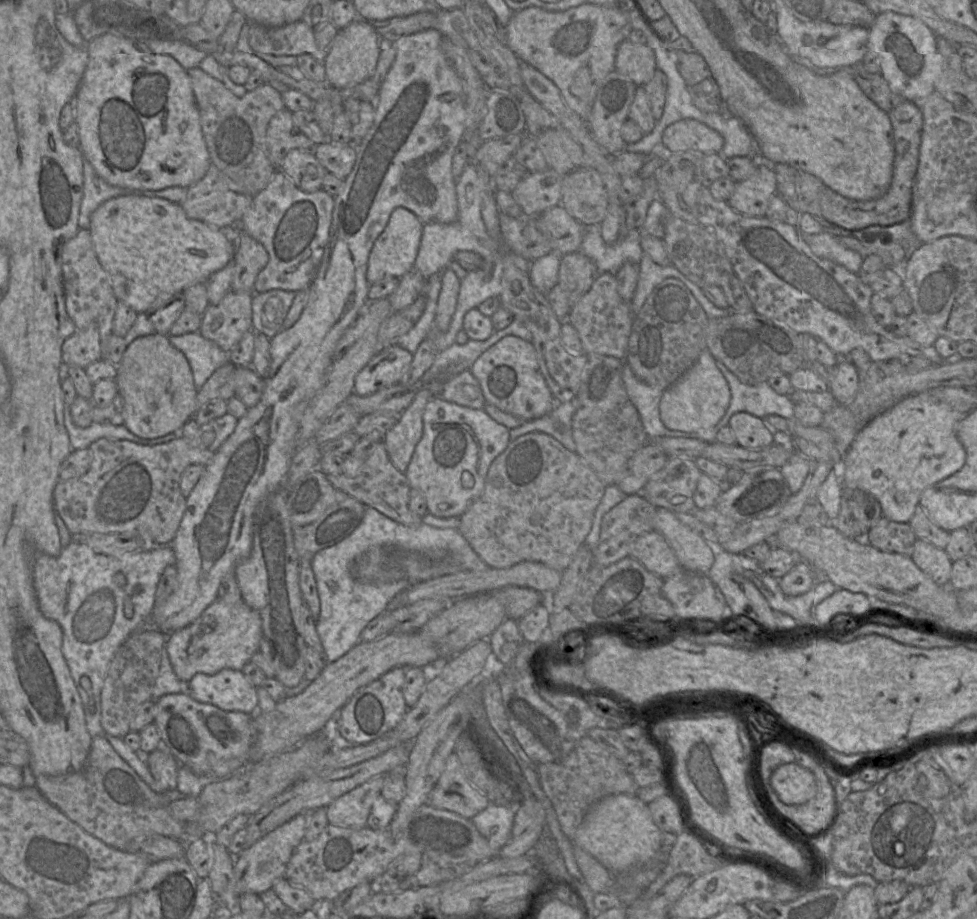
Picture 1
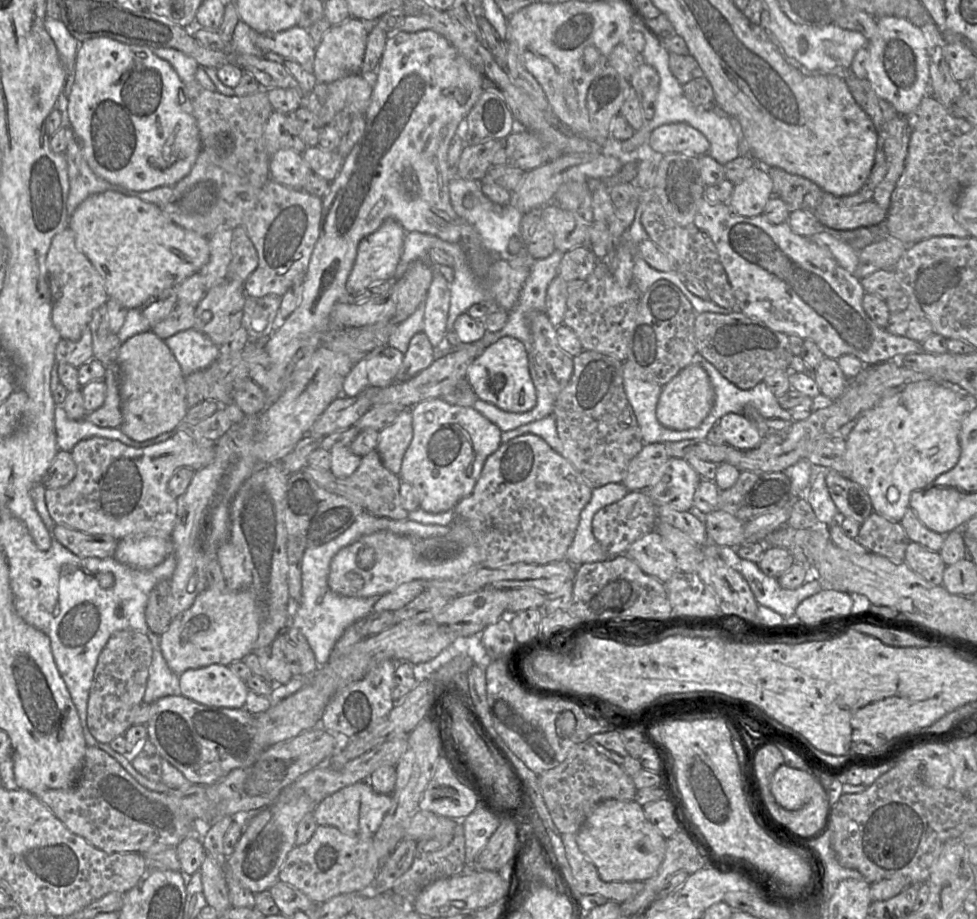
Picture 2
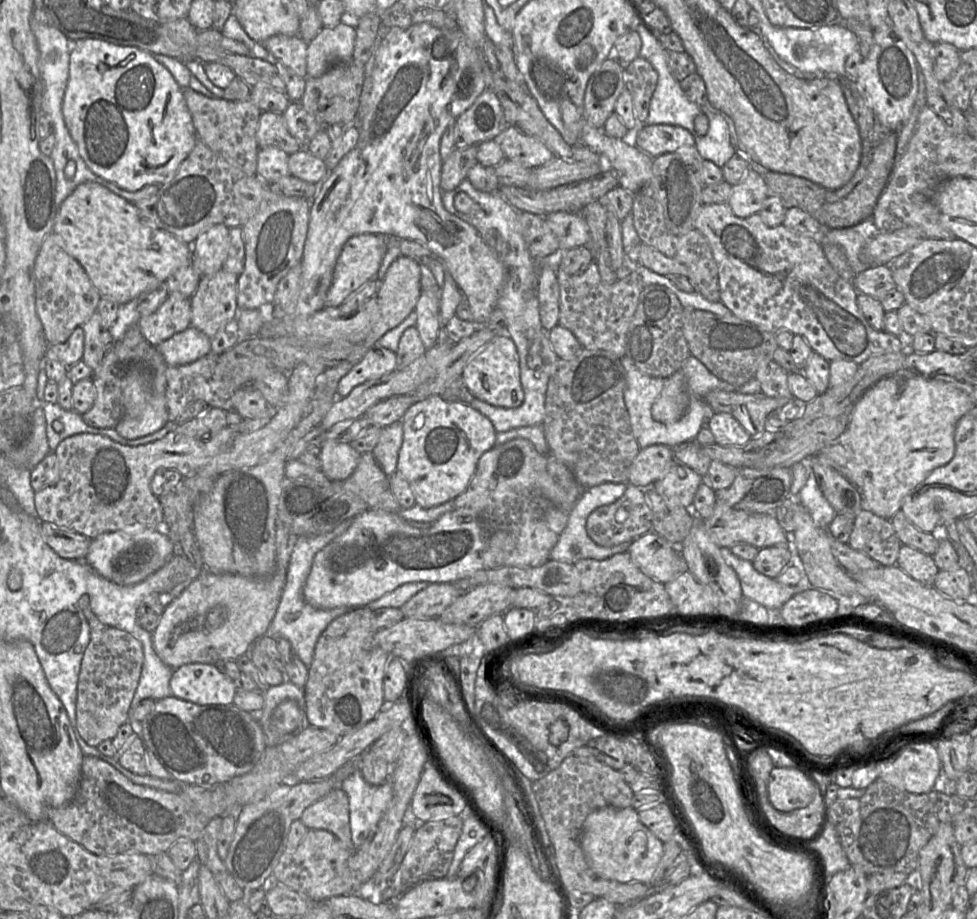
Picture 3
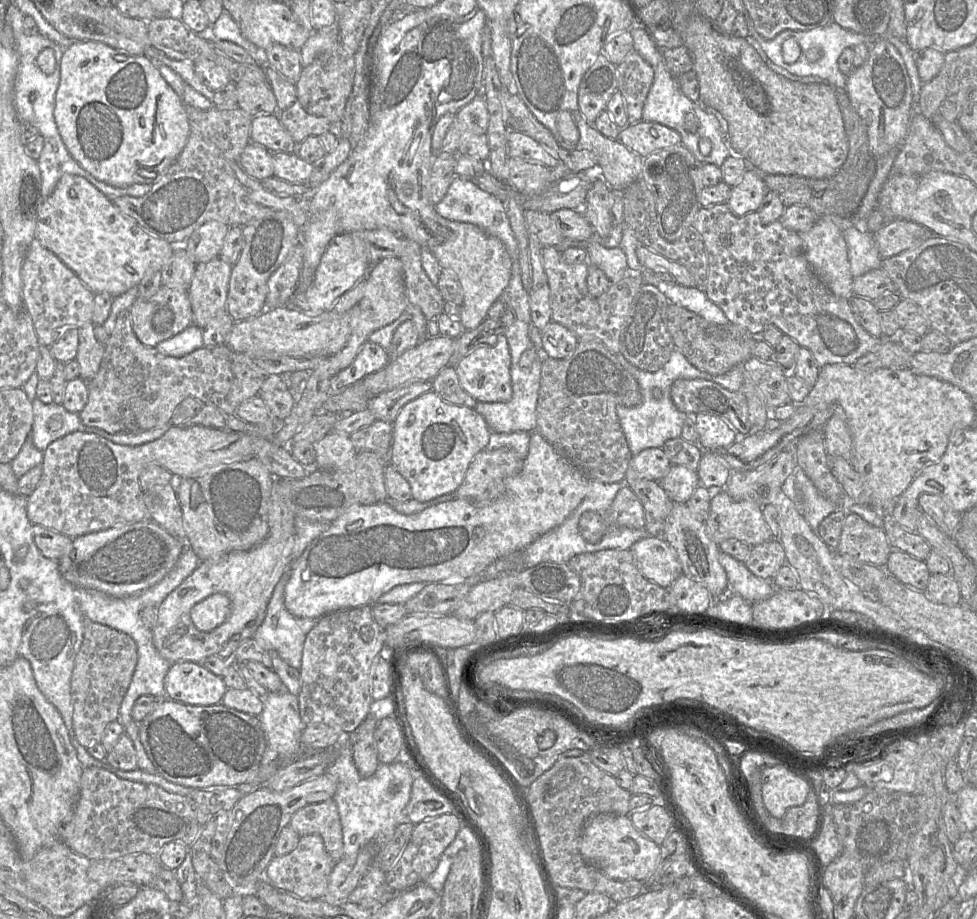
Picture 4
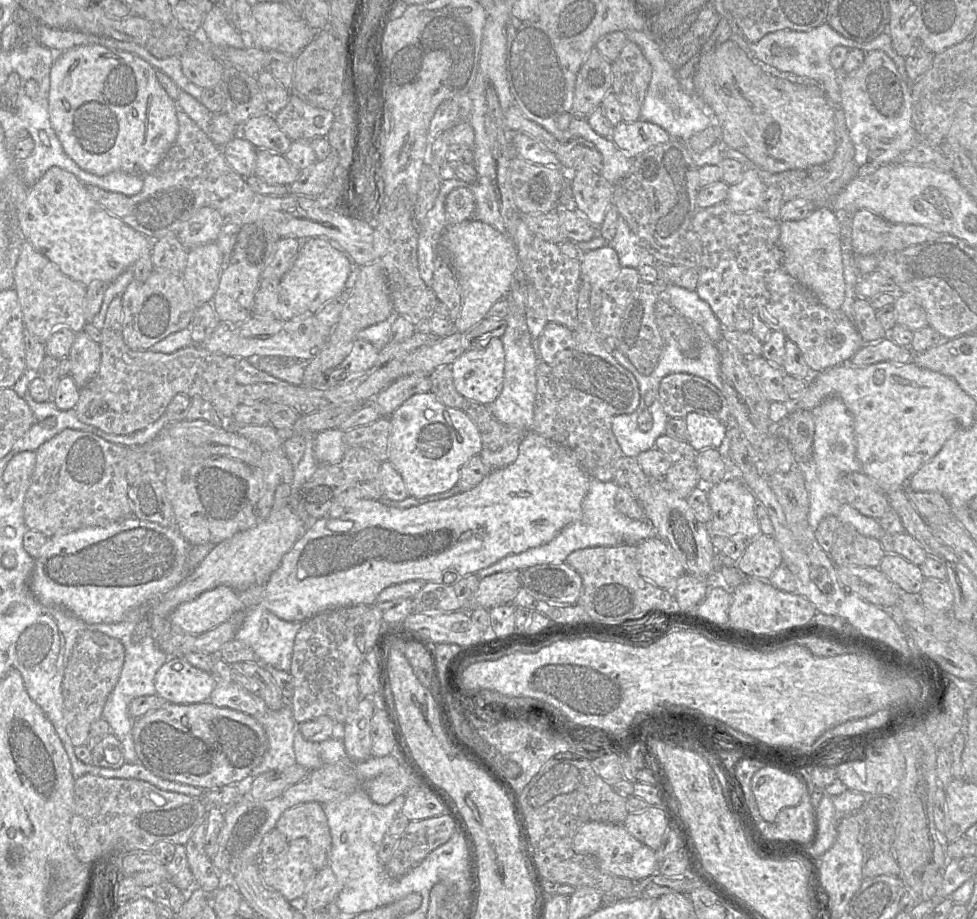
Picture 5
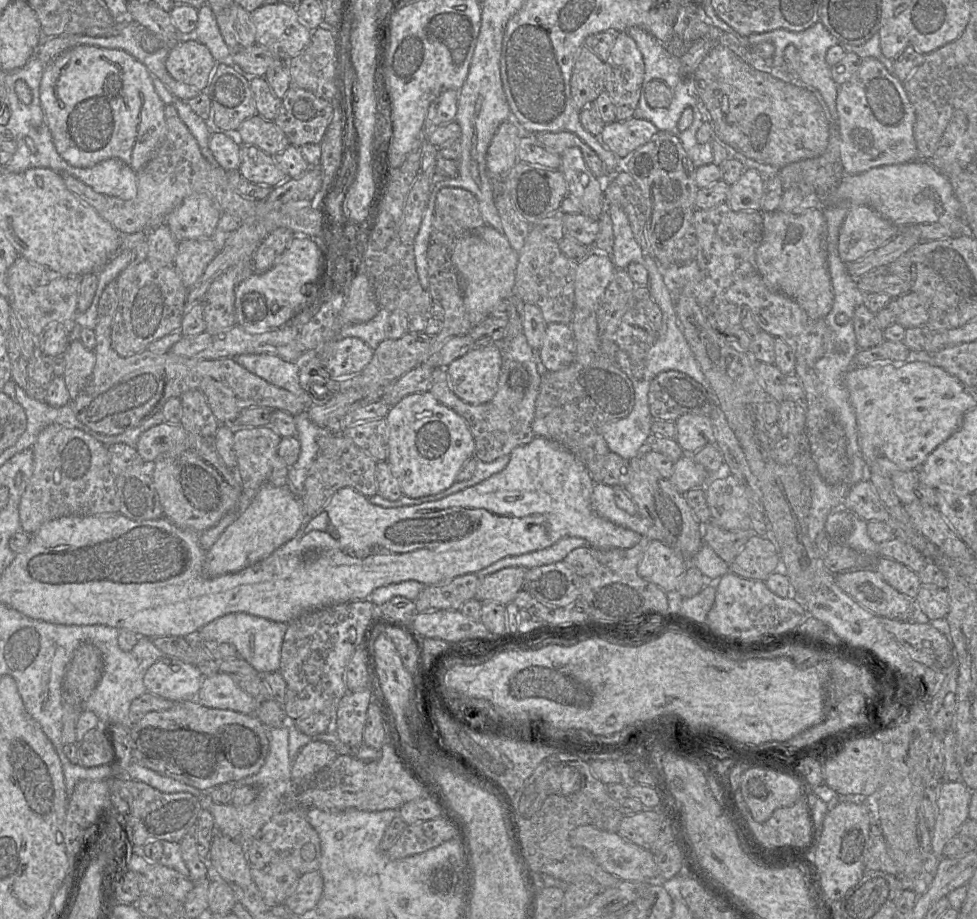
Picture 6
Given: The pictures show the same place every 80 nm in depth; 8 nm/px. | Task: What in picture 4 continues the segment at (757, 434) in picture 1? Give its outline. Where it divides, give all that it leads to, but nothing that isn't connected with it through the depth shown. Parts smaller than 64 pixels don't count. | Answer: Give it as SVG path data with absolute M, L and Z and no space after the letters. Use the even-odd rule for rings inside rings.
M710 414L694 415L693 423L698 434L698 445L706 451L727 447L746 437L737 433L724 419Z

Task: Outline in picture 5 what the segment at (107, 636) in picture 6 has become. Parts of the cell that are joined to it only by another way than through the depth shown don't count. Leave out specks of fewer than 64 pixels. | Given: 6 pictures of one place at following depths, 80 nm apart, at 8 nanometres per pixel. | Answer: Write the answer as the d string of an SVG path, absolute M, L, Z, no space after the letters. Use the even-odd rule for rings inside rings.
M122 621L111 624L90 624L87 628L97 630L112 638L120 640L125 648L123 668L117 684L110 693L102 712L102 720L105 720L114 735L122 745L126 762L137 763L137 756L133 746L132 726L134 718L129 713L131 702L140 696L157 695L155 689L155 675L157 671L170 658L157 645L151 635L142 638L138 643L132 641L132 635L139 622Z

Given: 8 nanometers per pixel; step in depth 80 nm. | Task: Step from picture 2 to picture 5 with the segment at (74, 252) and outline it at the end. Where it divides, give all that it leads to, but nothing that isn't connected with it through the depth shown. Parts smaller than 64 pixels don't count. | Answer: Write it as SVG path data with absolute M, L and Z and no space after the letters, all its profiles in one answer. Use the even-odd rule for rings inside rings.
M27 241L20 245L13 269L13 288L18 295L25 328L40 342L45 343L57 328L69 328L78 333L88 323L84 314L86 287L66 276Z

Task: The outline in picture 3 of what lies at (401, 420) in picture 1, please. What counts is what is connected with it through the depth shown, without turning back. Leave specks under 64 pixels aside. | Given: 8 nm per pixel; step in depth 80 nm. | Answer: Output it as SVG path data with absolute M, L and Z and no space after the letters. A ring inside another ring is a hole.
M397 421L382 429L372 455L387 476L397 472L398 453L402 442L403 425L401 421Z

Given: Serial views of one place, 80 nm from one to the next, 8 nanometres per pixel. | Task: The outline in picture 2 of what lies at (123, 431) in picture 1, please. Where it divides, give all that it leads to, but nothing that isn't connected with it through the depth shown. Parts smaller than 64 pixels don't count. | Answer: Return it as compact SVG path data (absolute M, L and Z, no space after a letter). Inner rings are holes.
M62 405L55 406L54 422L56 430L56 443L59 451L70 452L81 440L101 437L117 440L129 447L144 448L168 440L176 433L176 429L163 433L153 439L137 442L127 437L120 428L103 428L83 420L71 420L68 418Z

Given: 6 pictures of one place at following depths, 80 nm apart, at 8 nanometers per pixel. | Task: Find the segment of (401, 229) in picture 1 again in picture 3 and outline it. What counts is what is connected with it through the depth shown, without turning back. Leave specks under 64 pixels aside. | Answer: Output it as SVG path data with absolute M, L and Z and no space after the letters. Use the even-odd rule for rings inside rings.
M365 233L354 235L344 244L337 259L331 286L326 294L325 306L337 307L364 283L376 278L382 260L387 252L389 236Z

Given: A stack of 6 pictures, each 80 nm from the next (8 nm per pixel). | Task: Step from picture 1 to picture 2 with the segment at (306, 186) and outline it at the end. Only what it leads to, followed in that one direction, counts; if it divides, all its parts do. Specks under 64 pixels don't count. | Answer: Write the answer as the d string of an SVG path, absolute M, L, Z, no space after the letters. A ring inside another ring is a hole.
M281 149L269 157L270 180L292 189L301 189L312 173L301 153Z

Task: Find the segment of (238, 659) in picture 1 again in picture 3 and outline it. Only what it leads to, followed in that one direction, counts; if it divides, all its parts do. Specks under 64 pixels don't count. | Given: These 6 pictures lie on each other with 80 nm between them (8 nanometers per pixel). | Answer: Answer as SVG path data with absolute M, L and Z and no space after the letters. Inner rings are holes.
M276 569L271 576L257 578L200 572L177 597L167 602L152 633L155 652L173 670L191 663L215 665L221 660L237 660L249 654L255 641L265 635L276 613L286 573L284 569ZM216 606L225 611L225 620L219 627L210 627L206 617Z

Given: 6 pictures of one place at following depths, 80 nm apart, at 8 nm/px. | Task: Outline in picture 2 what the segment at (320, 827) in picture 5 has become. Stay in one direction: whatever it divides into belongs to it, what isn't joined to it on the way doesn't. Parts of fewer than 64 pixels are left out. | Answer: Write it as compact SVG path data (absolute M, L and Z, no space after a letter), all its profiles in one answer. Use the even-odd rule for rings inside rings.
M361 782L344 787L319 802L312 812L318 826L332 826L355 836L359 830Z

